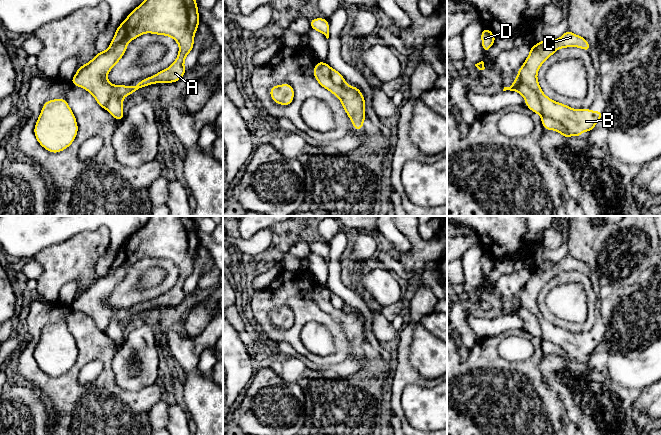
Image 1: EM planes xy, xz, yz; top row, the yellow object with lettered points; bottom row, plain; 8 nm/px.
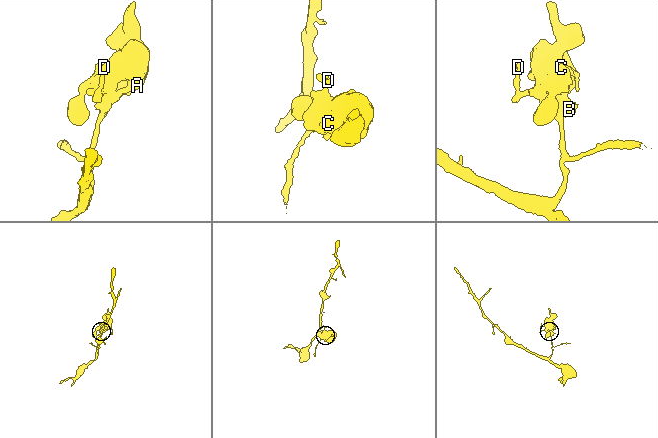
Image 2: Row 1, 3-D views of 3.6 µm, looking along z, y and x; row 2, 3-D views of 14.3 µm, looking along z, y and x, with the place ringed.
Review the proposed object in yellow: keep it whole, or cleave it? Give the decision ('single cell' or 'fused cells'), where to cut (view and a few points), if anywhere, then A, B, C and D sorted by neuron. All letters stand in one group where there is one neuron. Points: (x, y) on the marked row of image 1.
fused cells; cut in yz along (516, 77), (536, 93), (541, 111), (559, 121), (571, 134); A B C / D

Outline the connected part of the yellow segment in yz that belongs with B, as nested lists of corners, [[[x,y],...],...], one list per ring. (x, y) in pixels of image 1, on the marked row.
[[[567,30],[557,40],[547,37],[544,41],[530,47],[530,54],[520,67],[516,78],[537,93],[543,115],[560,122],[571,135],[580,138],[582,132],[591,132],[594,129],[604,112],[591,111],[588,108],[572,109],[566,104],[555,102],[542,92],[537,80],[537,73],[543,62],[559,48],[567,47],[579,47],[588,53],[591,50],[590,44],[584,37],[578,36],[570,30]]]

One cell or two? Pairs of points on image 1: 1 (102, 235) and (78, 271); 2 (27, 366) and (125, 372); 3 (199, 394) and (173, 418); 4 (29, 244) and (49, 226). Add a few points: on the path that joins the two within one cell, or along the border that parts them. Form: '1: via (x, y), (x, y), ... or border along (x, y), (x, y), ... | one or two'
1: via (93, 244), (78, 259), (78, 262) | one
2: border along (119, 348), (111, 370), (115, 381), (127, 390) | two
3: border along (185, 409), (189, 416) | two
4: via (34, 239), (44, 229) | one

